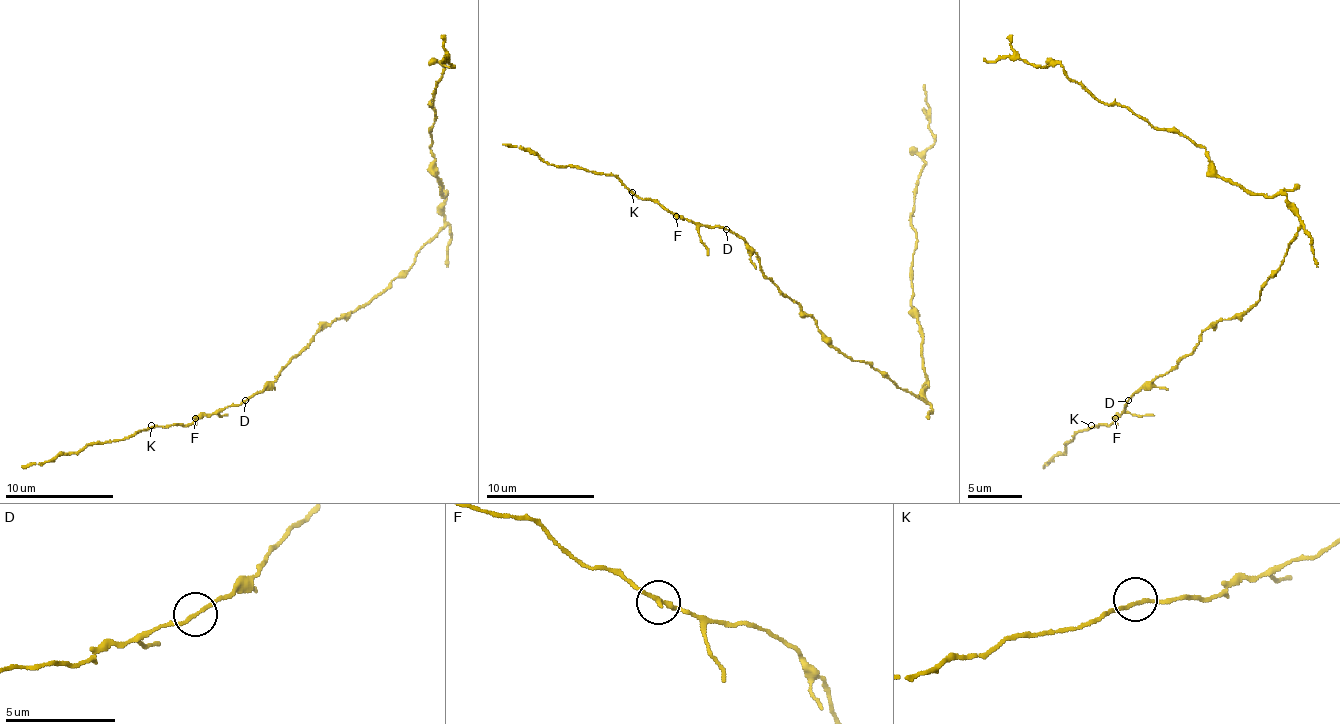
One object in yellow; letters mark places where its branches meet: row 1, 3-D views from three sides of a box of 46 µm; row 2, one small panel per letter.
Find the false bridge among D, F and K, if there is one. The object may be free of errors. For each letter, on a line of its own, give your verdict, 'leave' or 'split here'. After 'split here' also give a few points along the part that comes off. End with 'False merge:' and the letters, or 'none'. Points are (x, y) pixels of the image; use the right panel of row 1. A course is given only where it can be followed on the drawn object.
D: split here; foreign part runs (1129, 401), (1259, 298), (1299, 214), (1283, 195), (1226, 182), (1202, 147), (1096, 101), (1059, 63), (983, 57)
F: leave
K: leave
False merge: D

